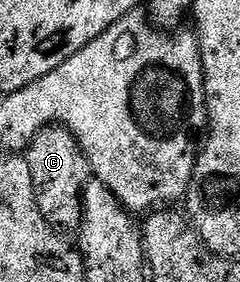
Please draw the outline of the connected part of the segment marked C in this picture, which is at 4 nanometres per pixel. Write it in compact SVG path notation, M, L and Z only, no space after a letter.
M46 127L35 135L25 158L31 171L38 208L47 223L61 233L78 232L83 221L82 191L85 184L90 182L93 172L91 163L80 149L75 135L66 127Z

